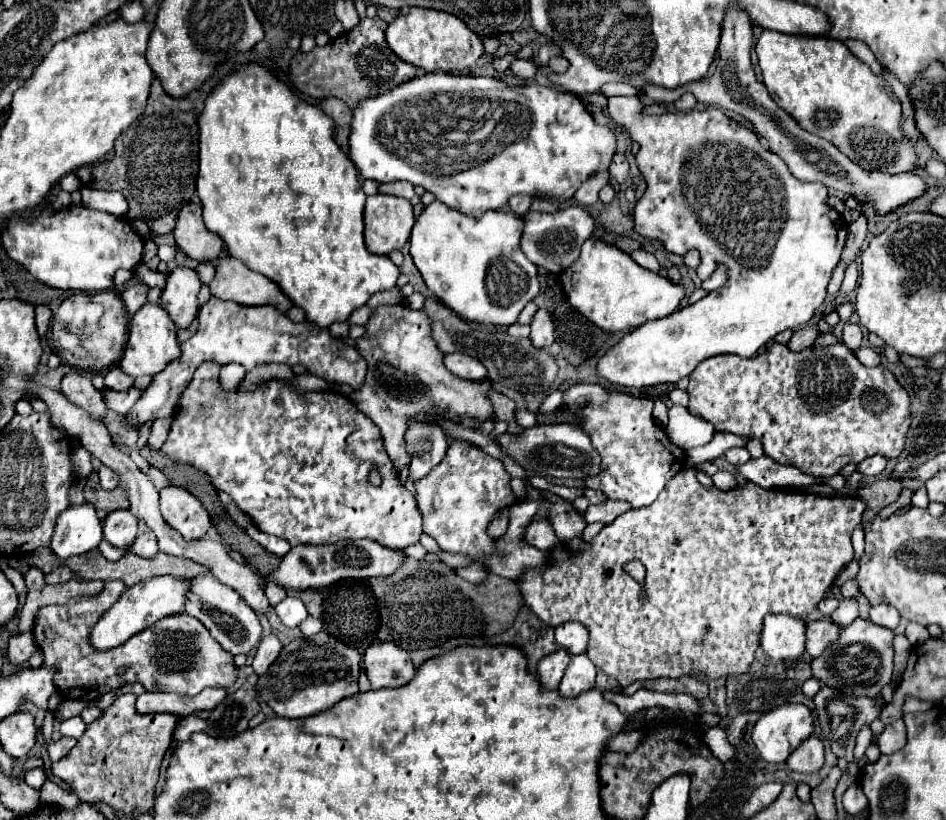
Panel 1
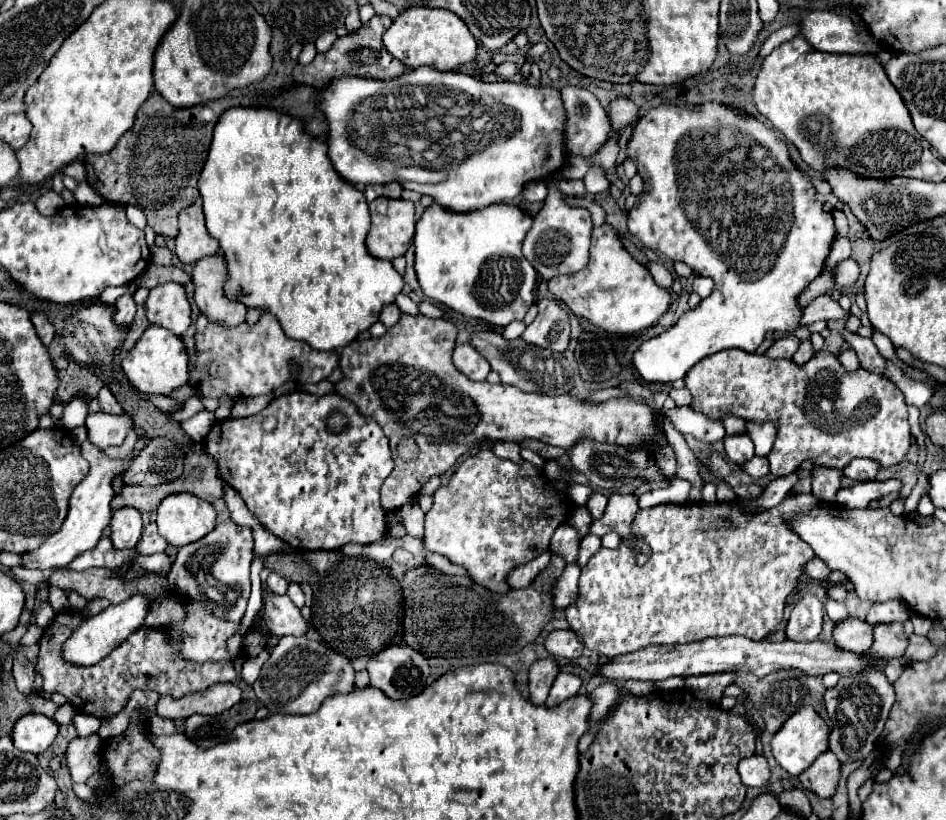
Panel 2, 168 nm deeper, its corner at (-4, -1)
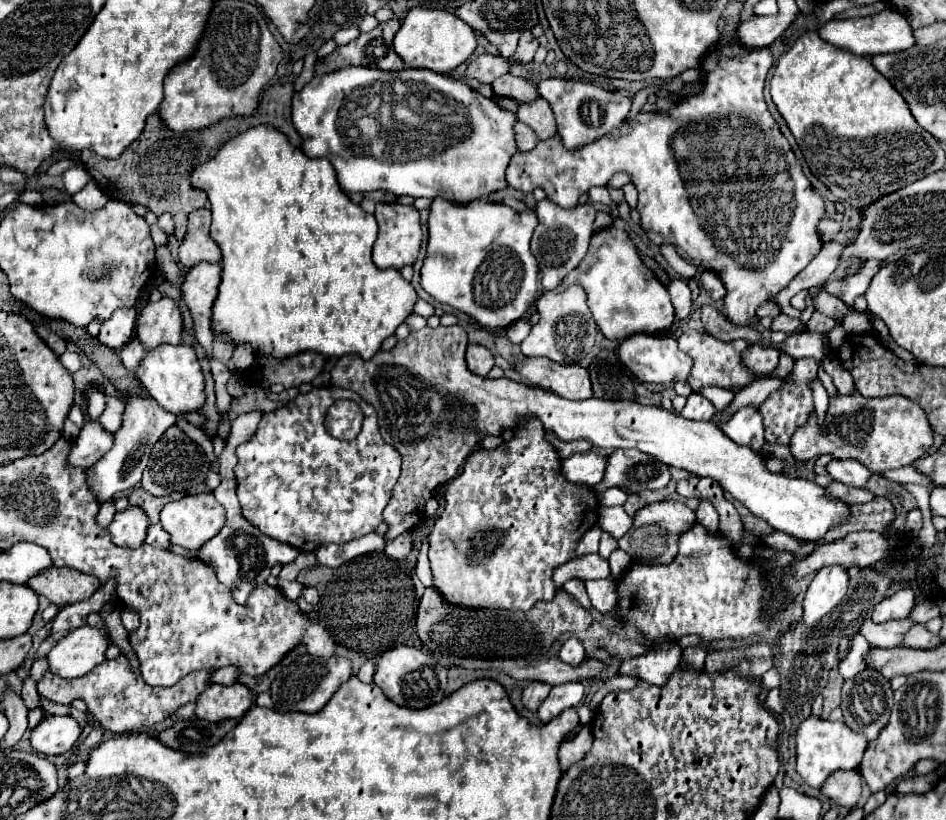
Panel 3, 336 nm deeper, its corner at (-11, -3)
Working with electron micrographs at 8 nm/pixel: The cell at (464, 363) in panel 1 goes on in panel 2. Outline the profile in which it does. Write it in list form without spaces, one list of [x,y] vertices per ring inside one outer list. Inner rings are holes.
[[[460,343],[454,349],[454,357],[452,357],[454,365],[470,379],[474,381],[484,381],[486,375],[490,373],[490,365],[488,361],[476,351],[474,345],[470,343]]]

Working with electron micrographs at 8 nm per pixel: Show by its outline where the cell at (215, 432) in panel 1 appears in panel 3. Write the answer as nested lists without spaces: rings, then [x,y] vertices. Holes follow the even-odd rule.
[[[339,387],[313,389],[299,395],[295,401],[265,413],[255,435],[237,447],[237,459],[235,479],[243,517],[271,539],[287,543],[297,551],[315,551],[321,545],[347,543],[373,533],[383,523],[381,513],[389,503],[393,485],[397,483],[401,471],[401,455],[395,447],[383,441],[375,409],[353,391]],[[337,399],[351,399],[365,413],[361,433],[355,441],[337,441],[323,427],[325,413]]]

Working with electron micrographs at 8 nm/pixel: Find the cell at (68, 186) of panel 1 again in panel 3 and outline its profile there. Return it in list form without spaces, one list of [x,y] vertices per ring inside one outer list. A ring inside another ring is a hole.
[[[24,190],[19,193],[18,202],[25,203],[27,205],[42,205],[43,196],[42,193],[36,190]]]

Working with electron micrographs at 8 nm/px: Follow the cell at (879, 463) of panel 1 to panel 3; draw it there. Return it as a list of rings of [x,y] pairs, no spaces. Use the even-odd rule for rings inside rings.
[[[833,459],[827,465],[827,471],[833,479],[837,479],[839,483],[851,485],[851,487],[867,485],[867,481],[873,475],[871,469],[867,469],[863,463],[859,463],[855,459]]]

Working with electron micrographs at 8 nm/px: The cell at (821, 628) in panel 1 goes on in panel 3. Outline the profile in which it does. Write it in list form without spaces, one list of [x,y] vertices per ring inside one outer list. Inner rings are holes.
[[[871,619],[863,621],[859,633],[873,645],[873,647],[895,647],[901,645],[903,631],[909,631],[913,625],[911,619],[903,621],[887,621],[887,623],[873,623]]]

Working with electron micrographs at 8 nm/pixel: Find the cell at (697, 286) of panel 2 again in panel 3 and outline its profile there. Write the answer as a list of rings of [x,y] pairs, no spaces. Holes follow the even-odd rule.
[[[703,271],[703,273],[701,273],[701,287],[705,289],[705,293],[707,293],[713,301],[723,299],[723,295],[725,295],[725,287],[723,287],[719,275],[715,275],[713,271]]]

